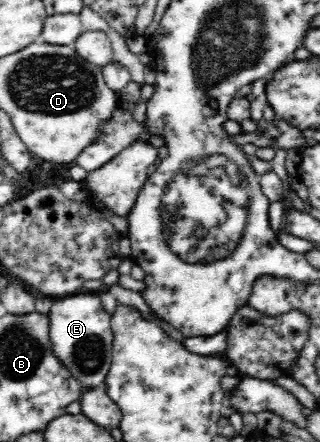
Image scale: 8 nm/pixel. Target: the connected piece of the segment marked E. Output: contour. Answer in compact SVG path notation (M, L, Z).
M76 292L62 298L55 298L48 312L50 317L50 339L52 349L60 361L68 367L72 376L90 387L102 387L104 377L113 357L113 330L111 314L106 313L99 296Z

